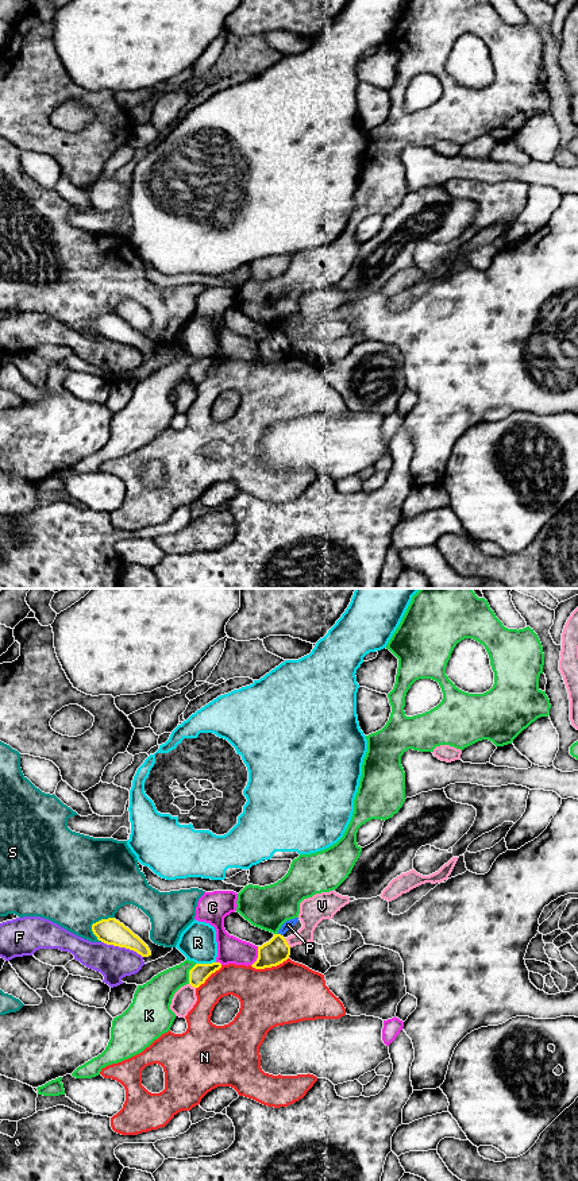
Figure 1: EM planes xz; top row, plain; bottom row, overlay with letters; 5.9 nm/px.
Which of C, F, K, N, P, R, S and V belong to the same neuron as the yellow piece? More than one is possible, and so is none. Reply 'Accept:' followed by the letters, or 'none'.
Accept: none

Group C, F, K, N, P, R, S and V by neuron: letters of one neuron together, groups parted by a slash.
C / F / K / N / P / R / S / V

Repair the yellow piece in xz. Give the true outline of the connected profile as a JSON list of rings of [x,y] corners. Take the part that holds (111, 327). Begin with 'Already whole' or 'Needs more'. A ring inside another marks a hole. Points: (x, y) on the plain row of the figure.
Already whole. [[[115,313],[101,314],[92,320],[92,327],[99,336],[136,347],[142,352],[151,351],[149,341],[128,323]]]

